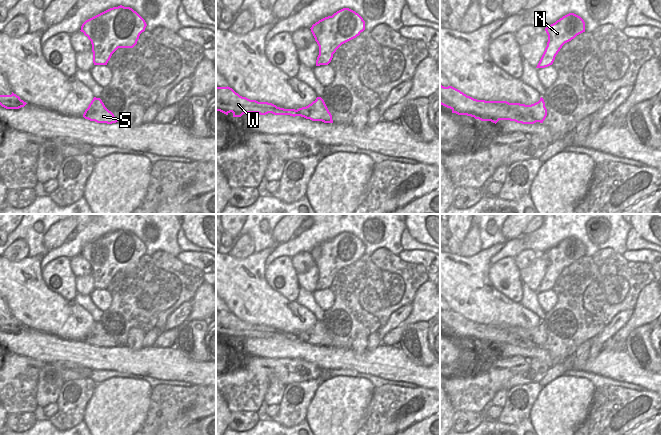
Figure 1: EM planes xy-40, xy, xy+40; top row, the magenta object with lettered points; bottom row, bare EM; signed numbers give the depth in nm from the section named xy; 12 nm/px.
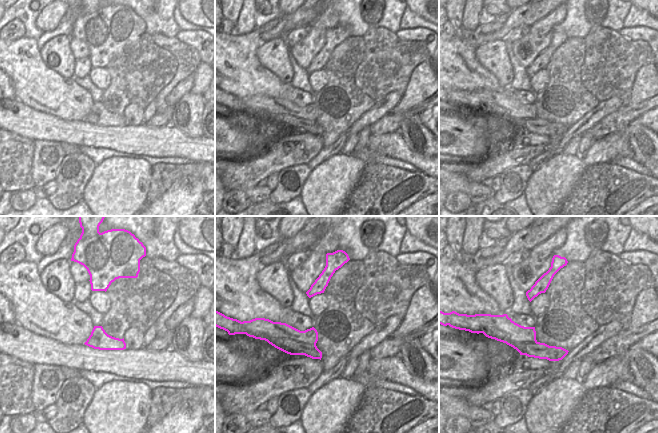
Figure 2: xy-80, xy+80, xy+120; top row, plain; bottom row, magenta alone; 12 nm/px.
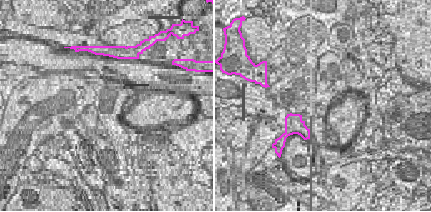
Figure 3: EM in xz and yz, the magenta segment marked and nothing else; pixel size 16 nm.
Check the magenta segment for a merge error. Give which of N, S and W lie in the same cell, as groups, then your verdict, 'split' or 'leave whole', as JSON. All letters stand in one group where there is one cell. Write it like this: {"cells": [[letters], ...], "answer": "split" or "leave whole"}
{"cells": [["N", "S"], ["W"]], "answer": "split"}

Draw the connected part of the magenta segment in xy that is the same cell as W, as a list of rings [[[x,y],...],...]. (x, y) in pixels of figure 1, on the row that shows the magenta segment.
[[[228,86],[216,87],[216,111],[226,115],[232,112],[233,117],[241,117],[246,113],[300,116],[295,109],[284,109],[272,103],[258,102],[242,97]]]

